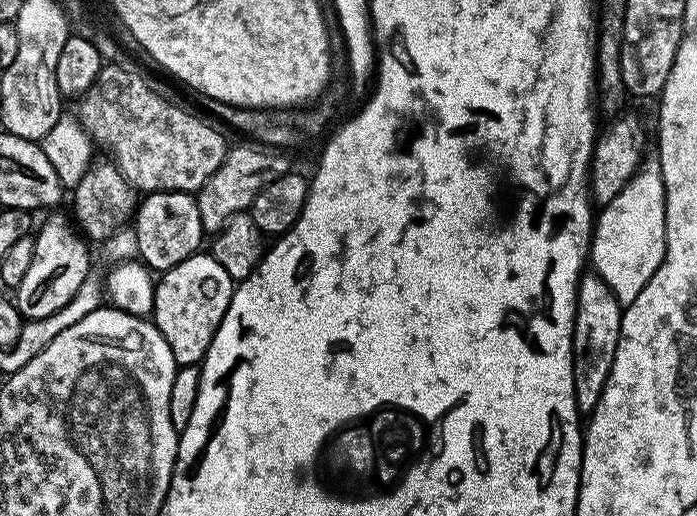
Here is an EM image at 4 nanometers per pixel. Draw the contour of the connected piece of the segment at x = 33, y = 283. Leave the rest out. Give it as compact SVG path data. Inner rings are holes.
M52 216L41 228L39 225L35 233L34 262L30 262L26 278L22 278L22 282L14 290L14 303L25 321L44 319L62 310L74 298L82 282L90 276L87 248L89 245L70 220L69 224L64 216Z

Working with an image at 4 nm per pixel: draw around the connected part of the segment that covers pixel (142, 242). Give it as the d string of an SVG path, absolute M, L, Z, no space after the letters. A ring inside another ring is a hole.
M149 192L139 201L134 213L139 259L153 273L169 272L178 262L197 255L200 243L206 240L202 218L198 214L198 202L190 192Z

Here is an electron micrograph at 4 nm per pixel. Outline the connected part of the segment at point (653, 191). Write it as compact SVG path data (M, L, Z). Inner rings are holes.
M648 158L632 181L609 204L599 209L594 220L590 264L595 275L610 286L614 298L627 306L642 294L642 286L654 278L666 250L666 190L659 159Z

